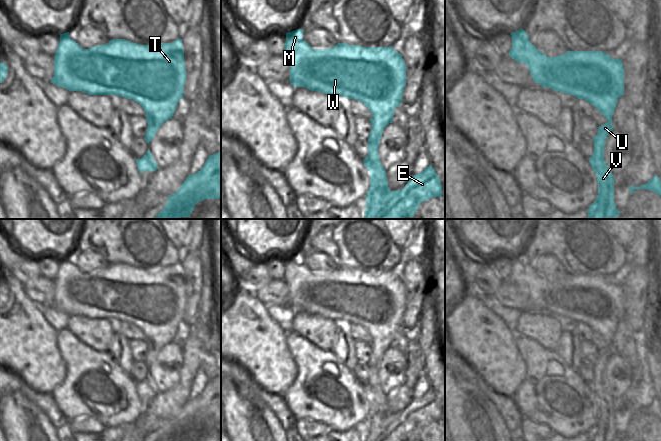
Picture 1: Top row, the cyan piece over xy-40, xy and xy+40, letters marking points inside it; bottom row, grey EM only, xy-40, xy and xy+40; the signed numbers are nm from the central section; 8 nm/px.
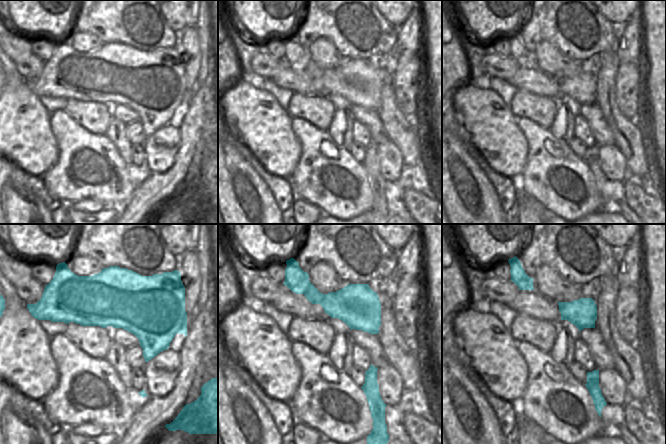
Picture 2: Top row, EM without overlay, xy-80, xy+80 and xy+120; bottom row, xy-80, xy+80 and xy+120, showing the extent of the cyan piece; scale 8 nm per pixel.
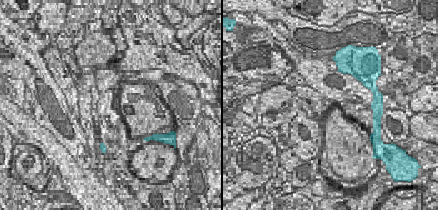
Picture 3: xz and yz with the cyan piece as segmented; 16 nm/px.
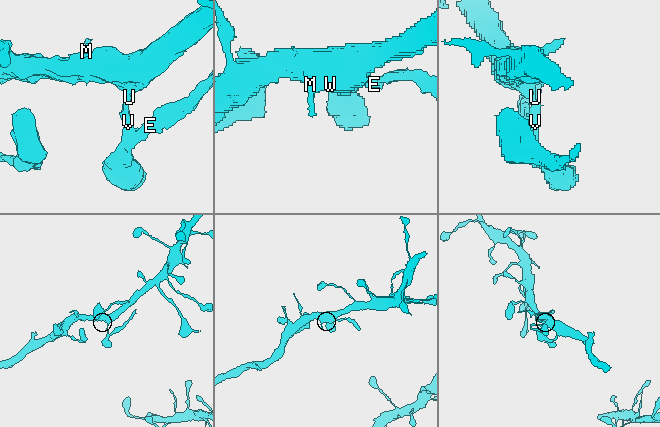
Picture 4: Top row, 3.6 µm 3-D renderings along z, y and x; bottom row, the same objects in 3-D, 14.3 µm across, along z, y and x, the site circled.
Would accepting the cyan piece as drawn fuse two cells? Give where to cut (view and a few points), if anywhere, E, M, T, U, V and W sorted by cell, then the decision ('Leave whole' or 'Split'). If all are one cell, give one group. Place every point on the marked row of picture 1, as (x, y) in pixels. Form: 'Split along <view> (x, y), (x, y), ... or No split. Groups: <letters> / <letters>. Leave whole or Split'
Split along xy (379, 138), (368, 143). Groups: E V / M T U W. Split.

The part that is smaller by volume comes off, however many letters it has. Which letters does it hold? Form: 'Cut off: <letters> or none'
Cut off: E, V.

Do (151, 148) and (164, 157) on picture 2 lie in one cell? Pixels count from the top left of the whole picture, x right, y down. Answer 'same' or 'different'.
same

